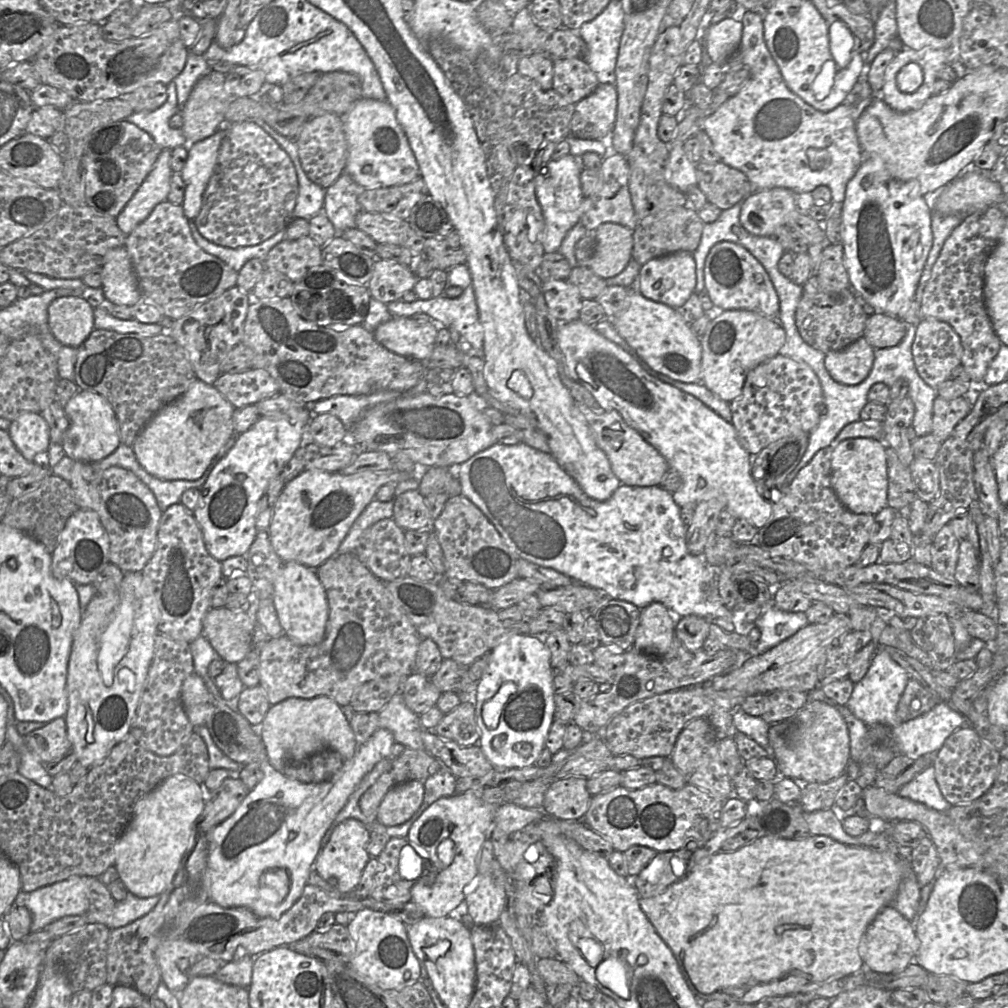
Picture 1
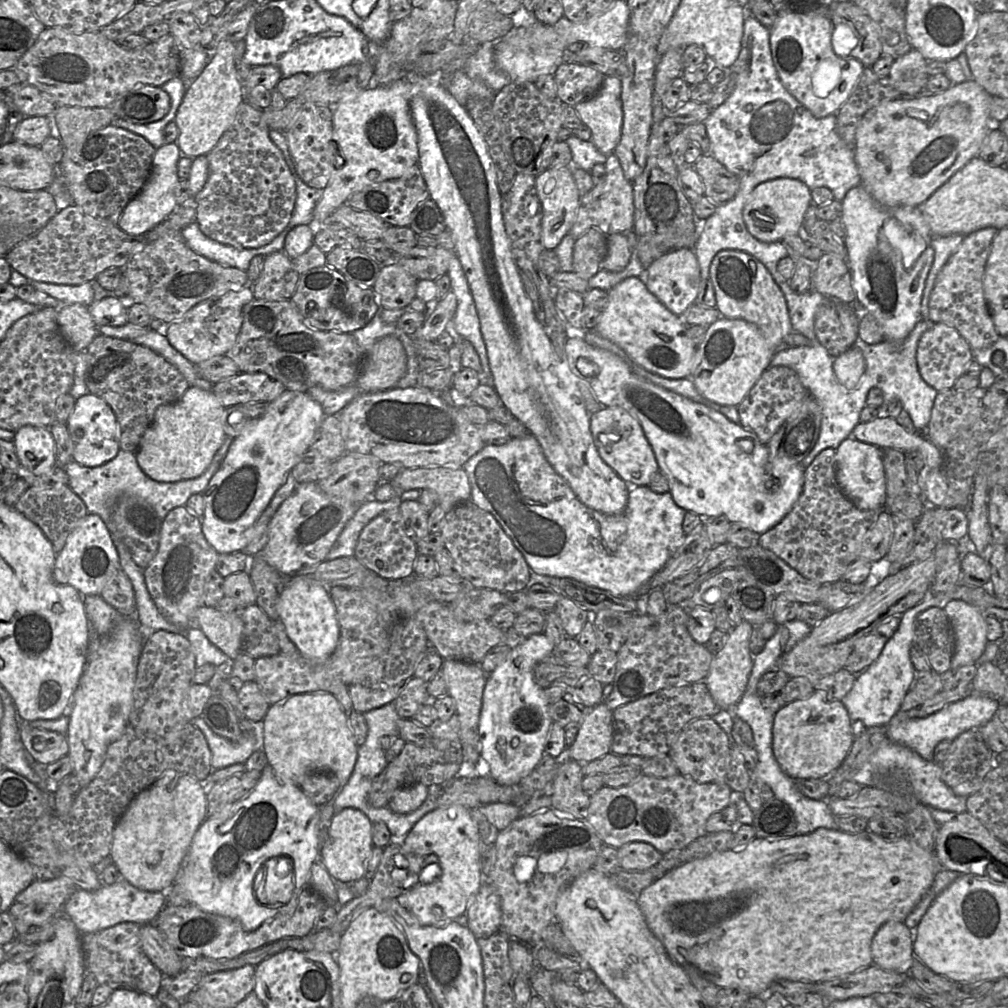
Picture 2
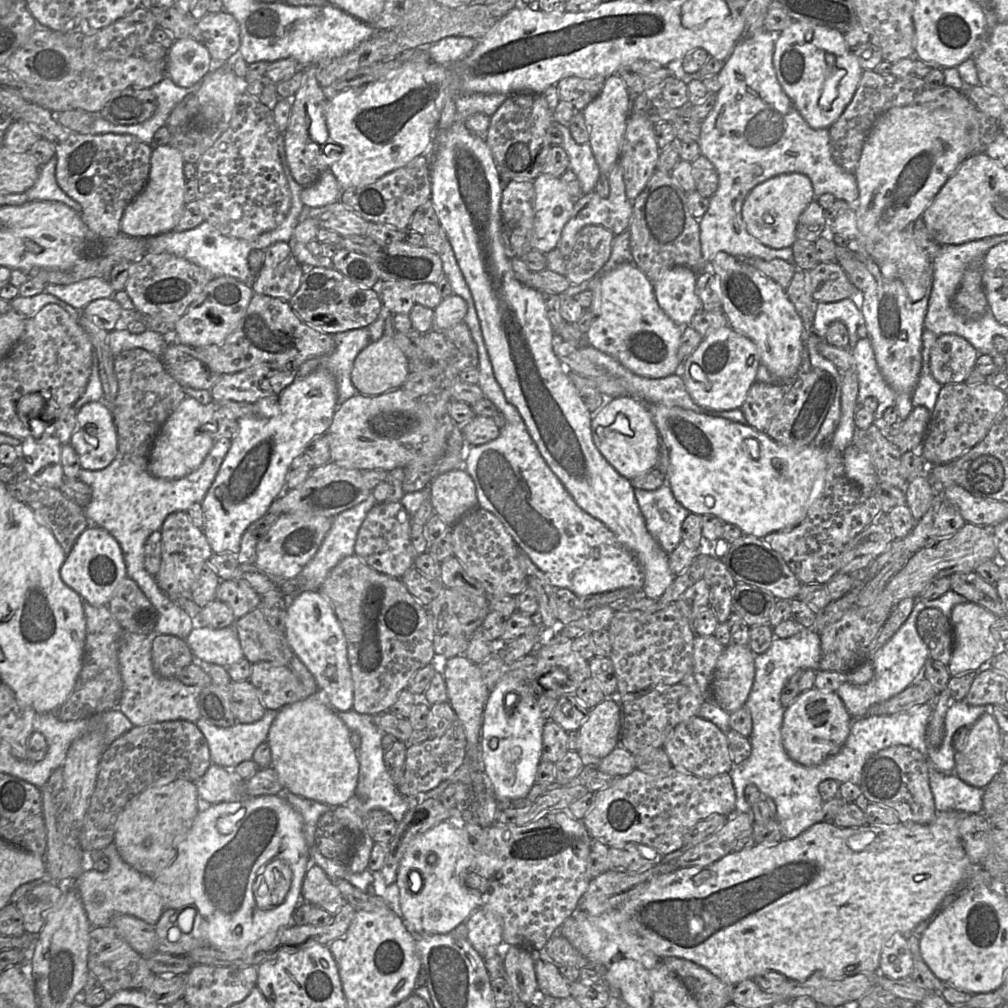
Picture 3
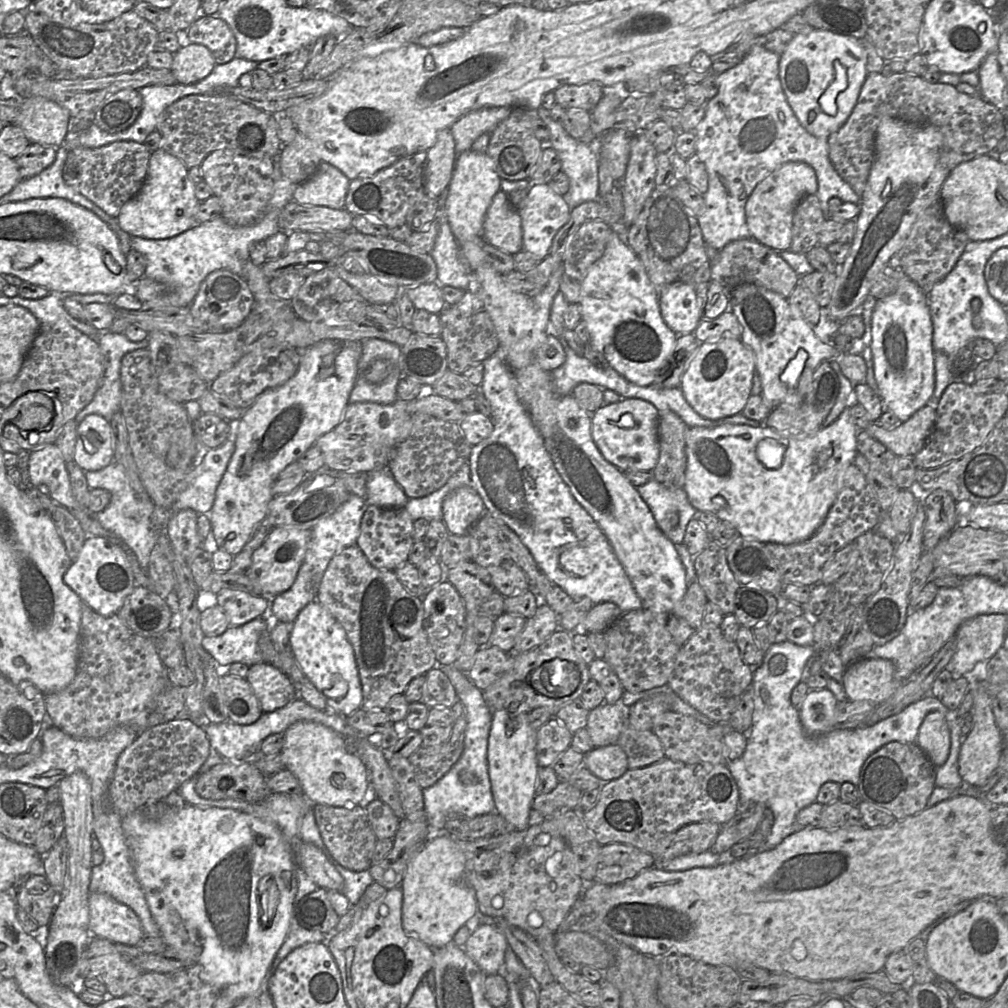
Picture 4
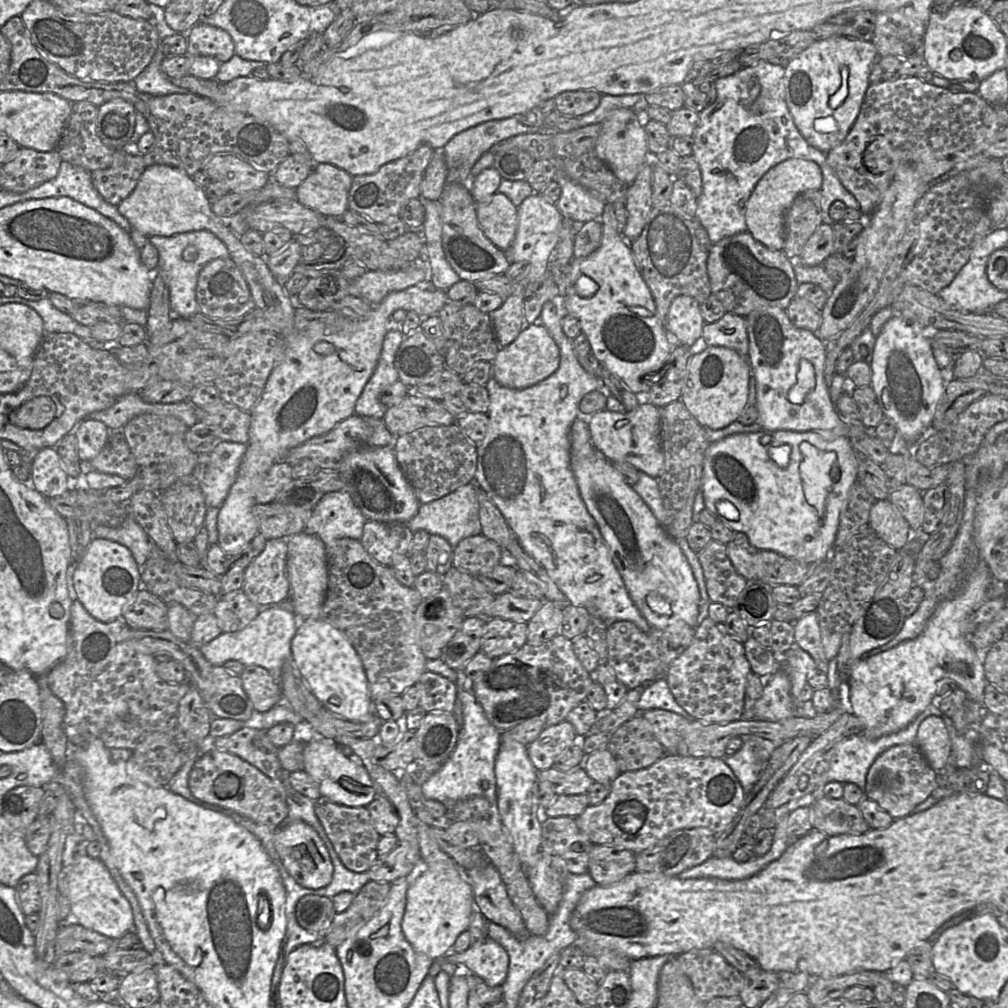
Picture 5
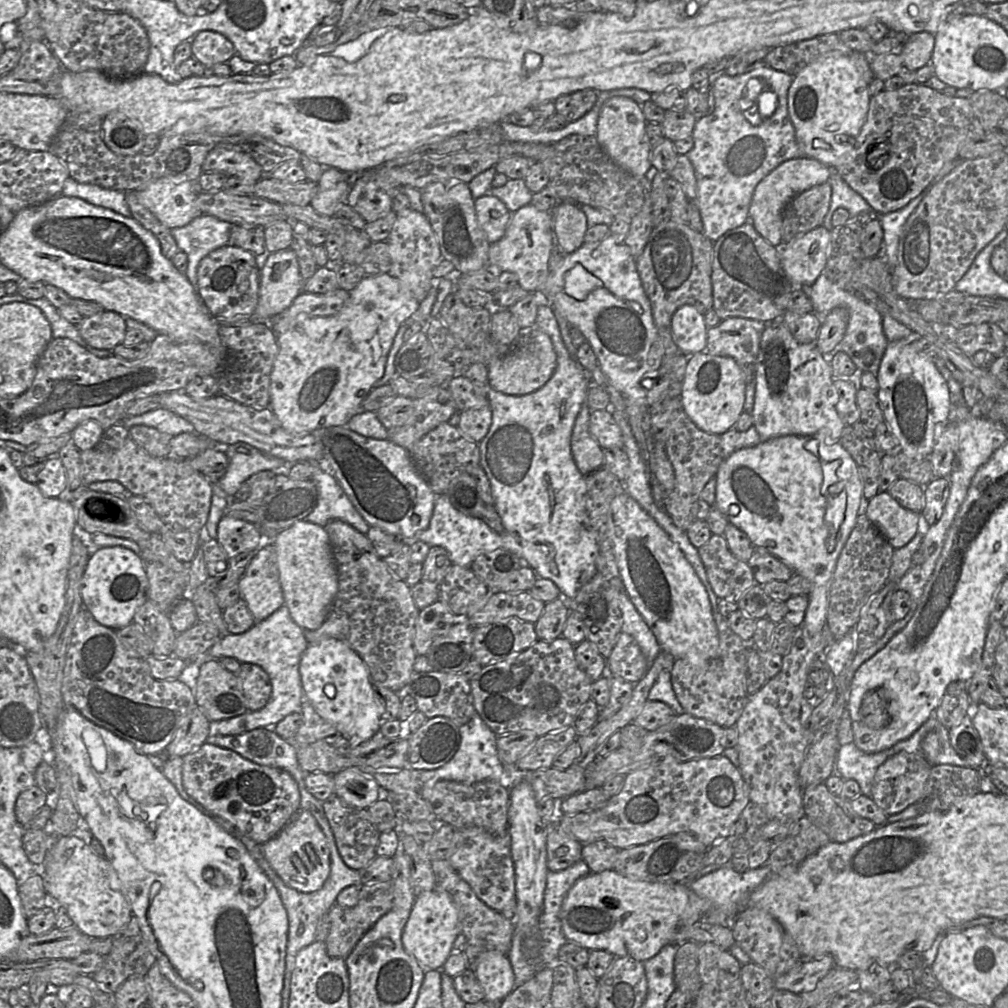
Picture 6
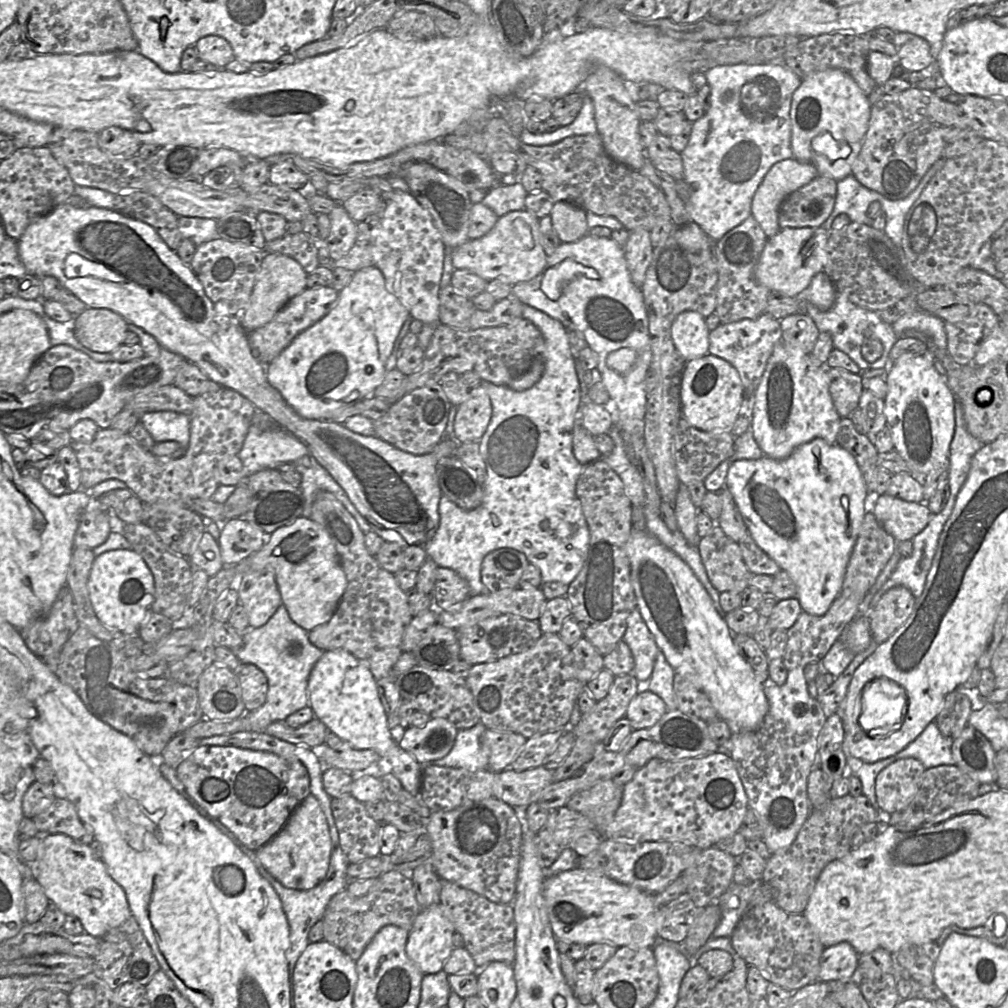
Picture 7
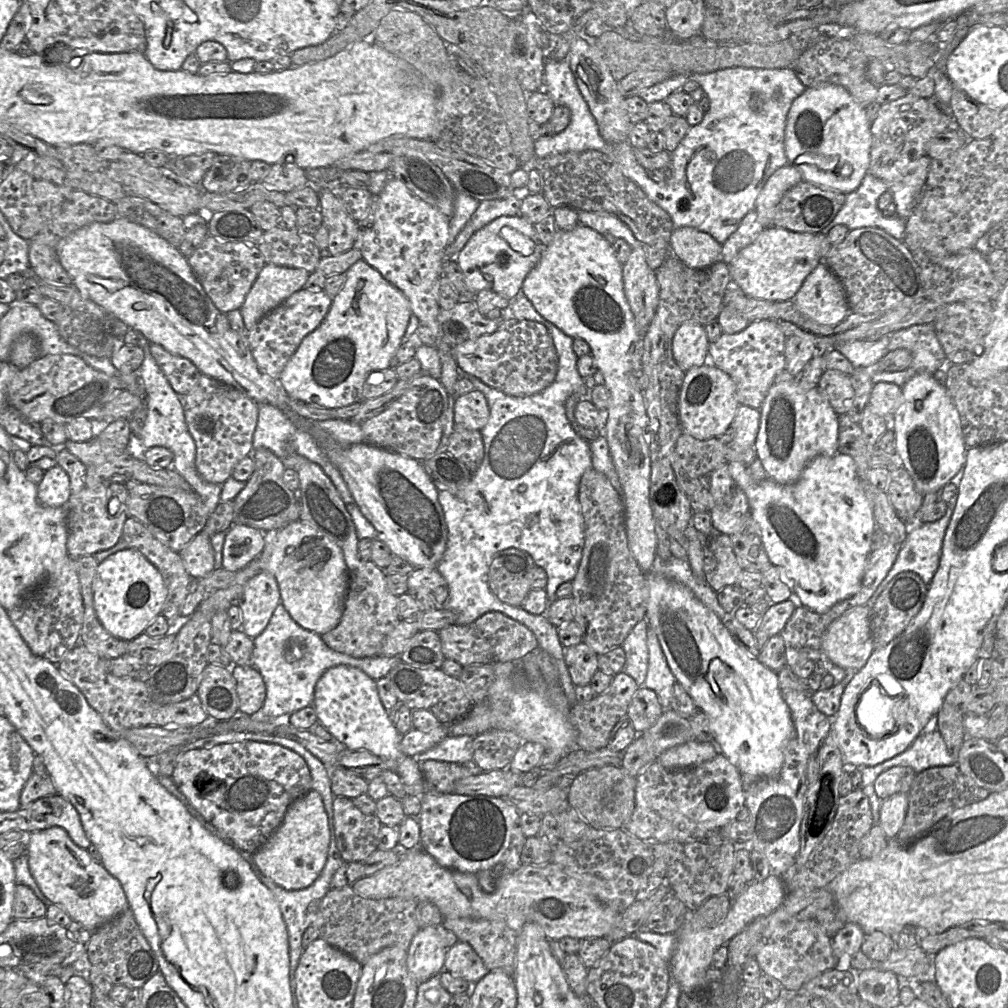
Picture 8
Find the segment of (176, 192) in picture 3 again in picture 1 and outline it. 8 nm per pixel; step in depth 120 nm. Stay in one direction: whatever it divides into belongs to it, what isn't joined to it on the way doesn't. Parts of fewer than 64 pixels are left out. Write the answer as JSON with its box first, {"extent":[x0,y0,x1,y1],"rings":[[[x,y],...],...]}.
{"extent":[116,150,173,235],"rings":[[[161,150],[148,176],[116,217],[117,226],[126,235],[129,235],[137,225],[143,222],[155,206],[167,200],[173,173],[170,159],[171,150]]]}

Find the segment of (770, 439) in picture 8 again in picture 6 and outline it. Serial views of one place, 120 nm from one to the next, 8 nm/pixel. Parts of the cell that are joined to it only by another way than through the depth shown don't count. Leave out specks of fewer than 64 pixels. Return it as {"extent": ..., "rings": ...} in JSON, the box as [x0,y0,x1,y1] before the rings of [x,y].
{"extent":[753,319,846,440],"rings":[[[781,319],[767,322],[762,333],[755,387],[753,426],[761,440],[788,435],[811,436],[821,428],[828,428],[832,438],[840,439],[846,424],[836,410],[838,394],[829,357],[820,352],[816,342],[797,342]]]}

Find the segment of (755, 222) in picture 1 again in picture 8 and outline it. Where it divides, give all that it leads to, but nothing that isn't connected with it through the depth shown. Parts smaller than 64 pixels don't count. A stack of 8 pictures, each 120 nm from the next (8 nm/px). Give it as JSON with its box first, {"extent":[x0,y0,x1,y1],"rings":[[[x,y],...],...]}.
{"extent":[754,164,802,228],"rings":[[[791,164],[777,169],[768,178],[756,199],[754,208],[765,228],[773,226],[775,209],[785,192],[802,181],[802,174]]]}

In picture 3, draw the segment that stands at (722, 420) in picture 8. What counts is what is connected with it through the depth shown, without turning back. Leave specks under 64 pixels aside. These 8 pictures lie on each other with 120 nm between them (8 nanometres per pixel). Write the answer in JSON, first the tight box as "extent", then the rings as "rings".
{"extent":[676,325,760,411],"rings":[[[728,325],[710,331],[676,374],[681,375],[696,404],[709,410],[727,411],[741,408],[760,365],[755,343]]]}

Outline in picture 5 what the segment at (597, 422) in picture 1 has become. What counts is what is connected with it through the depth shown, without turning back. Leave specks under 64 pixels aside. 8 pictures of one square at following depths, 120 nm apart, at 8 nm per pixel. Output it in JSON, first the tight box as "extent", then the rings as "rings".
{"extent":[589,403,664,479],"rings":[[[643,403],[622,413],[600,410],[592,414],[589,432],[595,449],[609,461],[631,464],[655,479],[662,473],[664,454],[660,441],[660,408],[657,406]]]}

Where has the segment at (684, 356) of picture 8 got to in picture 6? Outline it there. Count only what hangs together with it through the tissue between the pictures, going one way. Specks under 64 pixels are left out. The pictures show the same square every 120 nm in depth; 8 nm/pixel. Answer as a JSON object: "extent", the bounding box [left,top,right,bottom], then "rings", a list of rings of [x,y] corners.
{"extent":[671,305,707,355],"rings":[[[692,305],[678,308],[671,319],[674,342],[685,355],[700,353],[707,346],[707,326],[704,315]]]}

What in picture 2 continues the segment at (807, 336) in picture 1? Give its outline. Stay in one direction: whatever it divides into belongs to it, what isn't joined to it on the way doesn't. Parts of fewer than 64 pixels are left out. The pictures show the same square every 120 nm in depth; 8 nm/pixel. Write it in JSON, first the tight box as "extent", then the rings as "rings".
{"extent":[814,300,859,357],"rings":[[[826,300],[815,315],[814,332],[828,353],[837,357],[858,341],[859,322],[853,303]]]}

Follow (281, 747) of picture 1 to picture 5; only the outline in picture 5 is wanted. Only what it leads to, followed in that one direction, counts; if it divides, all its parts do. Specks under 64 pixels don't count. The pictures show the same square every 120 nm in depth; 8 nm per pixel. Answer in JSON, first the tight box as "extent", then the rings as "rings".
{"extent":[303,737,377,807],"rings":[[[314,737],[303,750],[304,771],[318,784],[321,796],[348,807],[367,807],[377,796],[371,778],[362,765],[343,755],[333,740]]]}

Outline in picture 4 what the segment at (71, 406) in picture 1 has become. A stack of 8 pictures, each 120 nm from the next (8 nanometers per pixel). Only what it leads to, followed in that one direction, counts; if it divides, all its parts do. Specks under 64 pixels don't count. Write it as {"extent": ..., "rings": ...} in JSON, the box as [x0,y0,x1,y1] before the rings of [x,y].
{"extent":[74,414,114,471],"rings":[[[89,414],[78,424],[74,461],[83,471],[98,471],[114,461],[110,421]]]}

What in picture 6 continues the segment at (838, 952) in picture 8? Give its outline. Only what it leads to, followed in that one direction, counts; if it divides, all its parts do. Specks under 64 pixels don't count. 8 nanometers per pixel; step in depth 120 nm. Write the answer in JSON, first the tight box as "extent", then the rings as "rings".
{"extent":[774,954,835,995],"rings":[[[830,954],[810,960],[804,959],[800,965],[774,979],[774,987],[800,995],[803,992],[812,991],[819,980],[834,967],[835,962]]]}

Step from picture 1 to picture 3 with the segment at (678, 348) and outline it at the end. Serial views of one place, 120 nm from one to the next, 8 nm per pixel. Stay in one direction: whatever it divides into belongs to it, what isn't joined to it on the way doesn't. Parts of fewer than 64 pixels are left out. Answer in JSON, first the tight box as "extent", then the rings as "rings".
{"extent":[586,262,682,378],"rings":[[[625,262],[609,272],[592,278],[590,289],[593,300],[590,308],[594,319],[586,336],[591,346],[613,357],[631,372],[647,378],[664,378],[678,373],[682,361],[677,356],[682,328],[660,308],[653,289],[653,283],[632,262]]]}

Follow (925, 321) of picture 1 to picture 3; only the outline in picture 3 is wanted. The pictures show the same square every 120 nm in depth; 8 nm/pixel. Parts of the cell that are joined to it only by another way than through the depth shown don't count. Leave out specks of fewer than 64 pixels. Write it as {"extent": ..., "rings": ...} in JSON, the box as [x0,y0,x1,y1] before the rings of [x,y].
{"extent":[930,336,979,385],"rings":[[[938,336],[930,352],[930,370],[941,385],[963,383],[975,367],[979,353],[963,337]]]}

